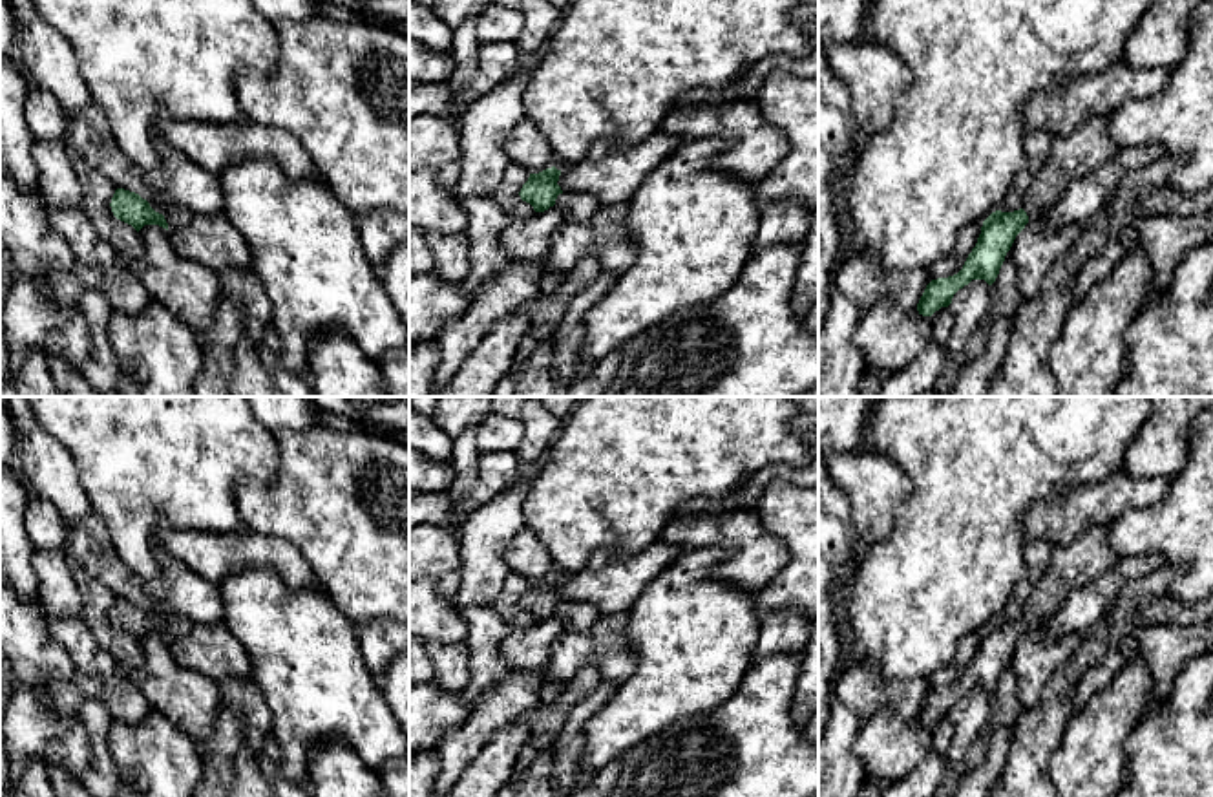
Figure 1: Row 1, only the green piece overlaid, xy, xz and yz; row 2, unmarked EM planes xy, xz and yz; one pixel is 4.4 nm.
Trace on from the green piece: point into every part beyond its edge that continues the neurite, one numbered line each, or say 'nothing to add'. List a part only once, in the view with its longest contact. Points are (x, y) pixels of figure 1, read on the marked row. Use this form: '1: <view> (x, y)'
1: xy (176, 216)

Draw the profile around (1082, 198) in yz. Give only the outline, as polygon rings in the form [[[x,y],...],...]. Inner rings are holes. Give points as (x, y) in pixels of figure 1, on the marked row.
[[[1158,144],[1118,150],[1092,172],[1072,179],[1063,194],[1045,212],[1049,232],[1058,232],[1069,223],[1085,227],[1091,218],[1103,208],[1116,185],[1136,170],[1145,168],[1164,155]]]

